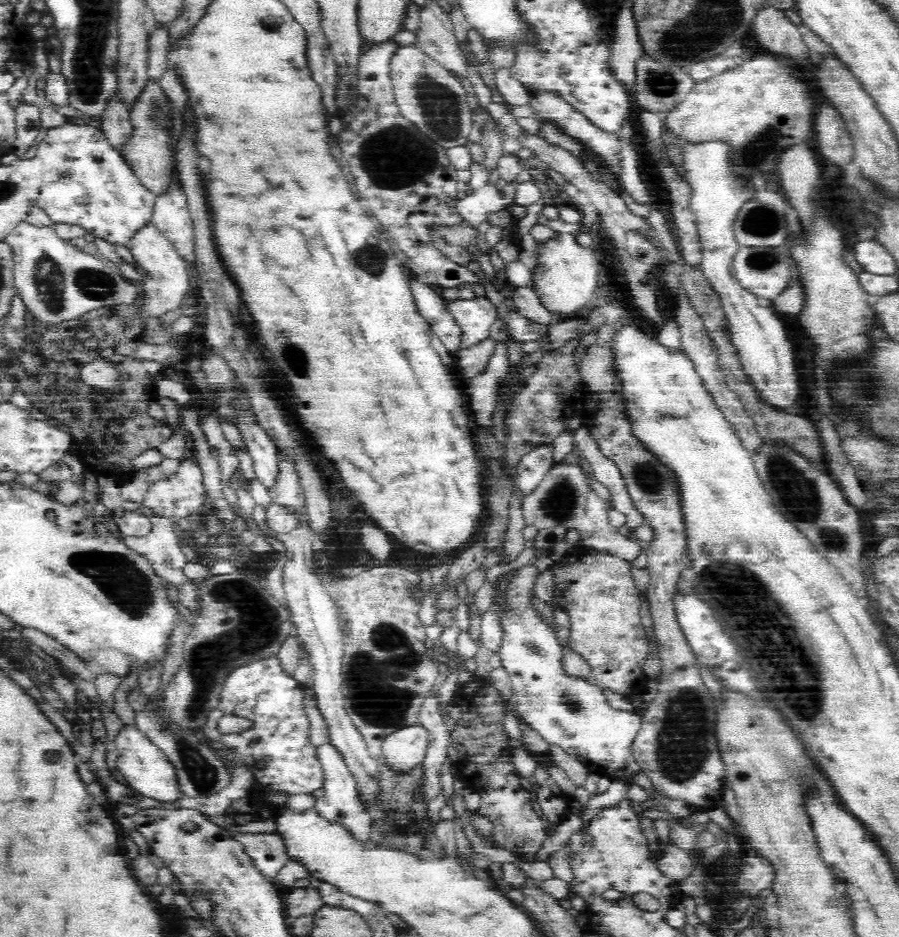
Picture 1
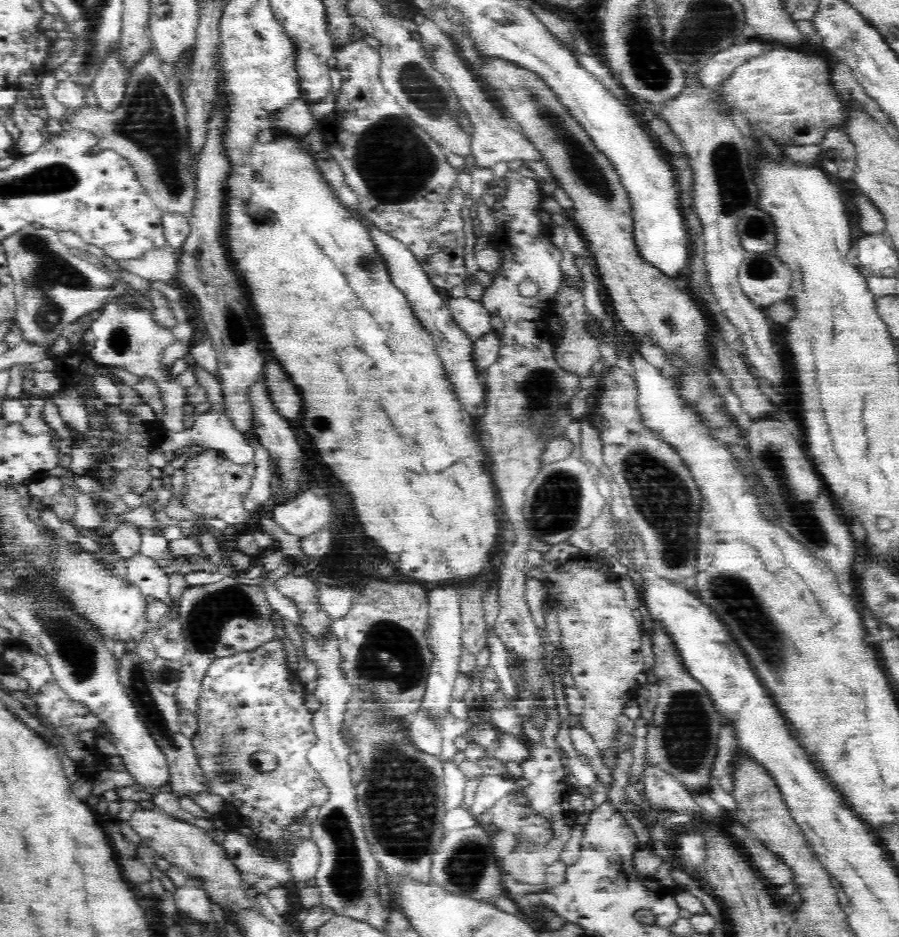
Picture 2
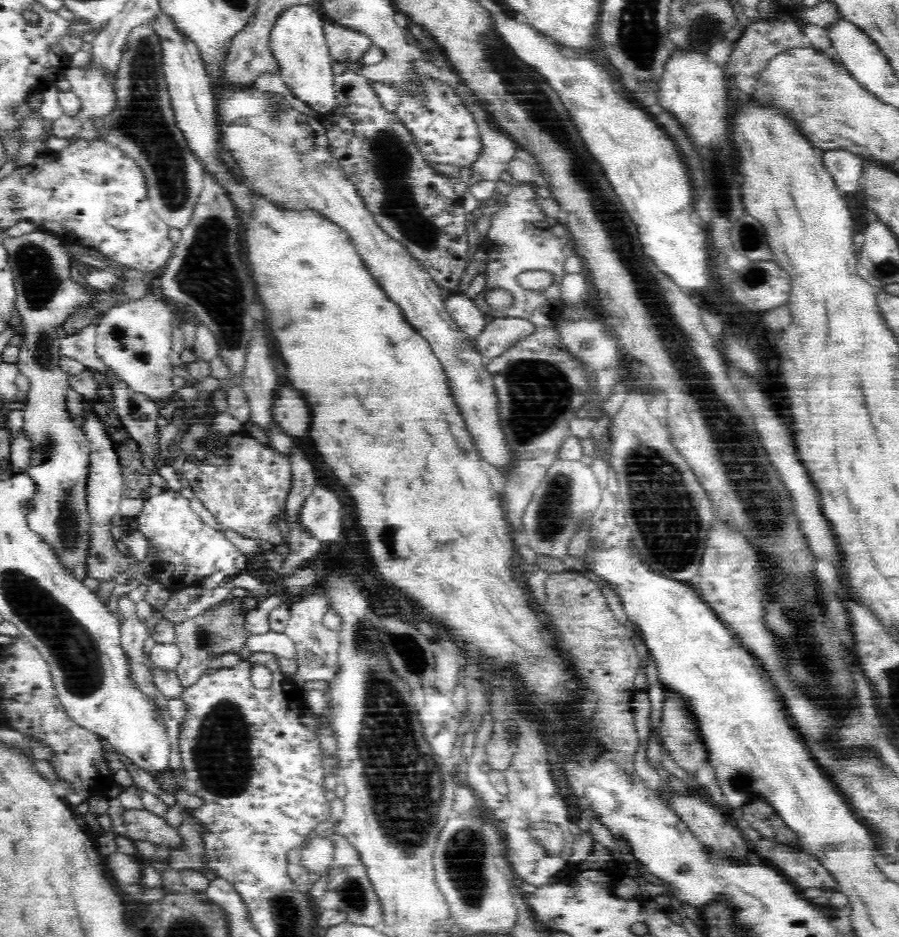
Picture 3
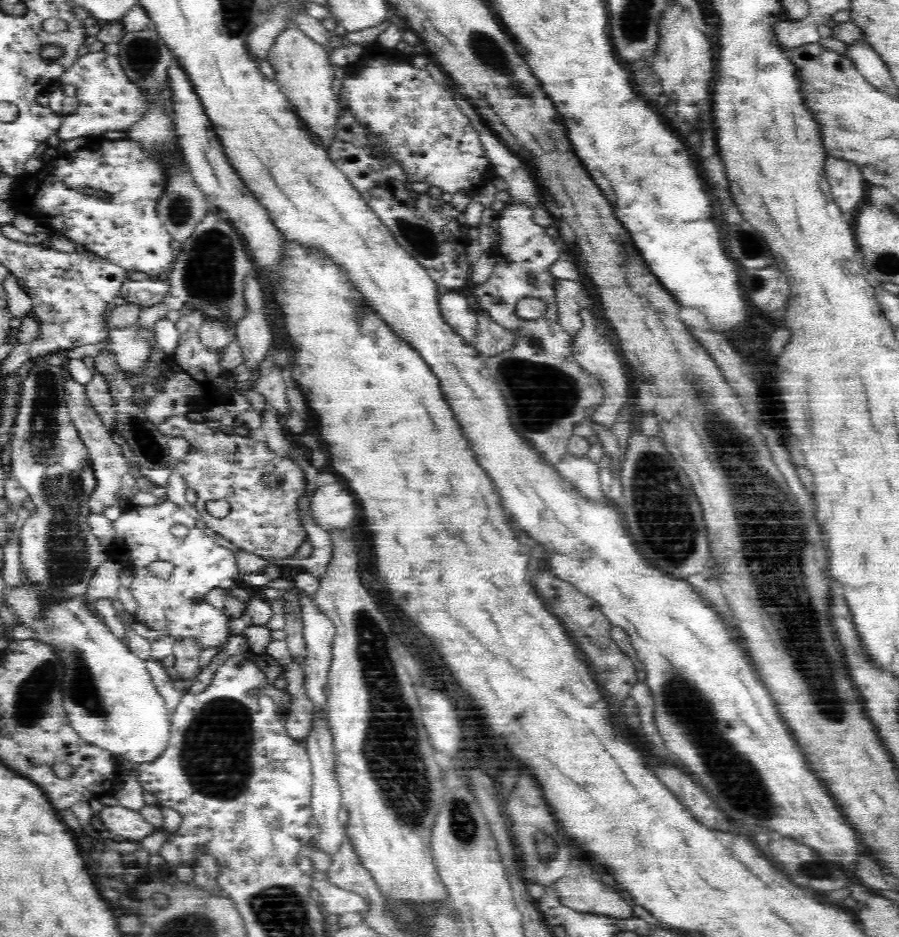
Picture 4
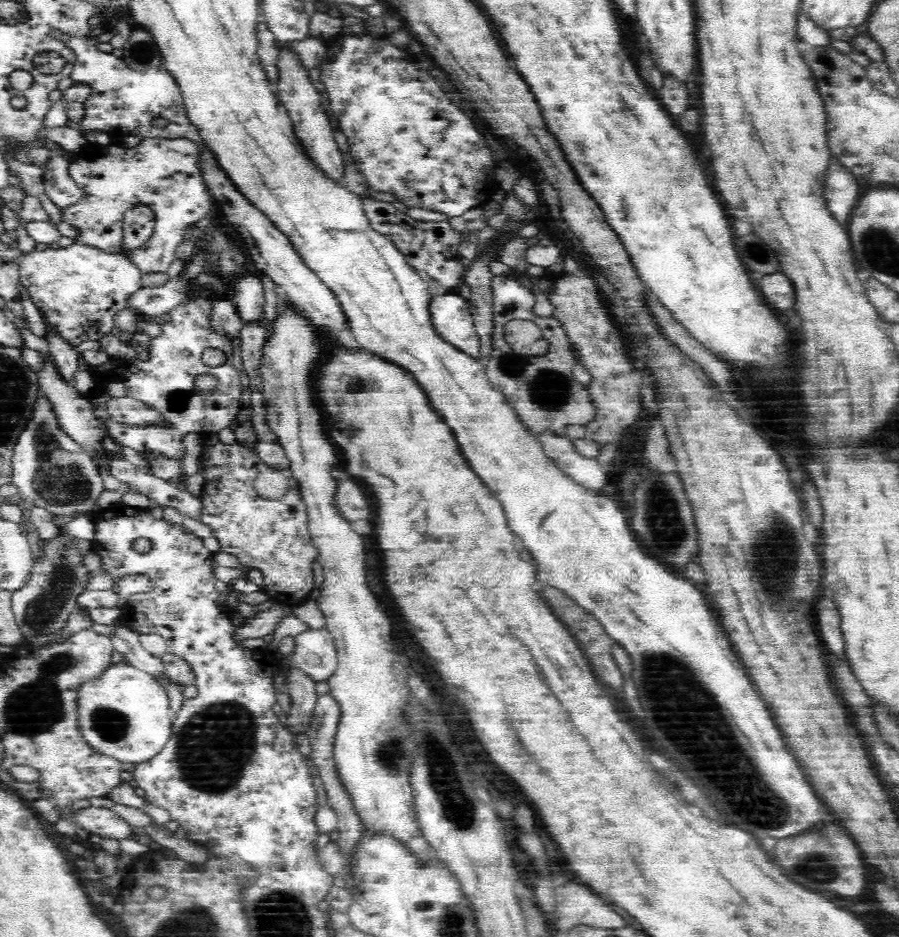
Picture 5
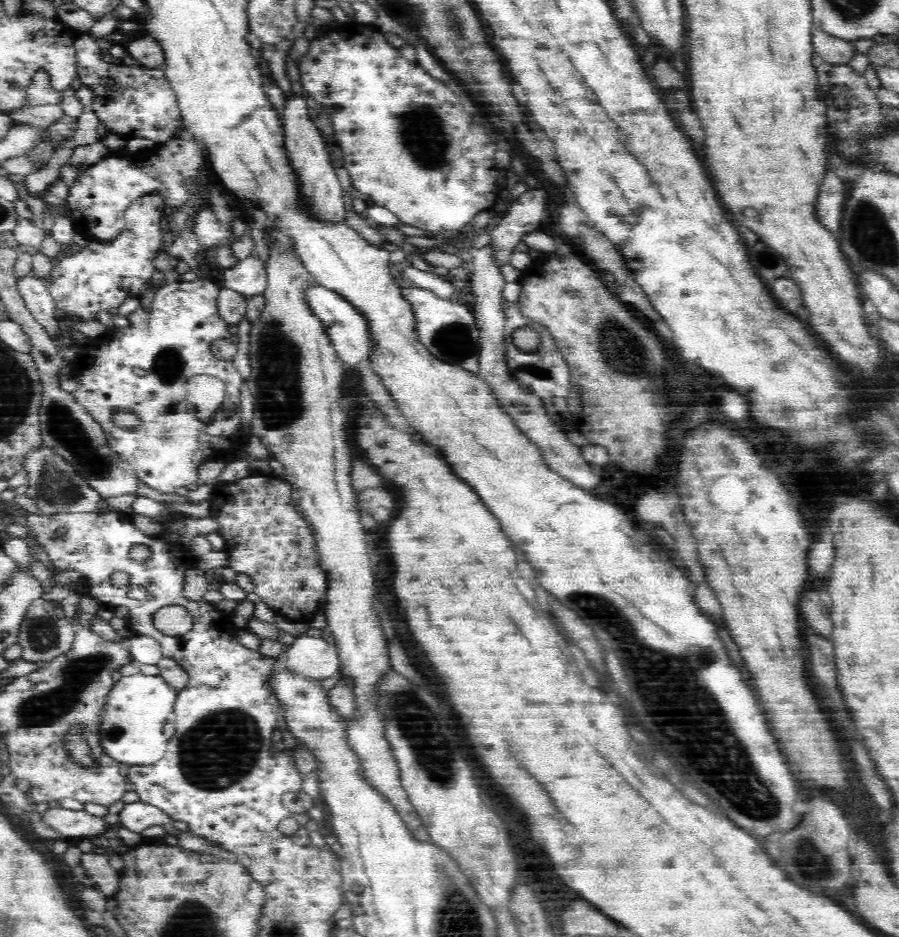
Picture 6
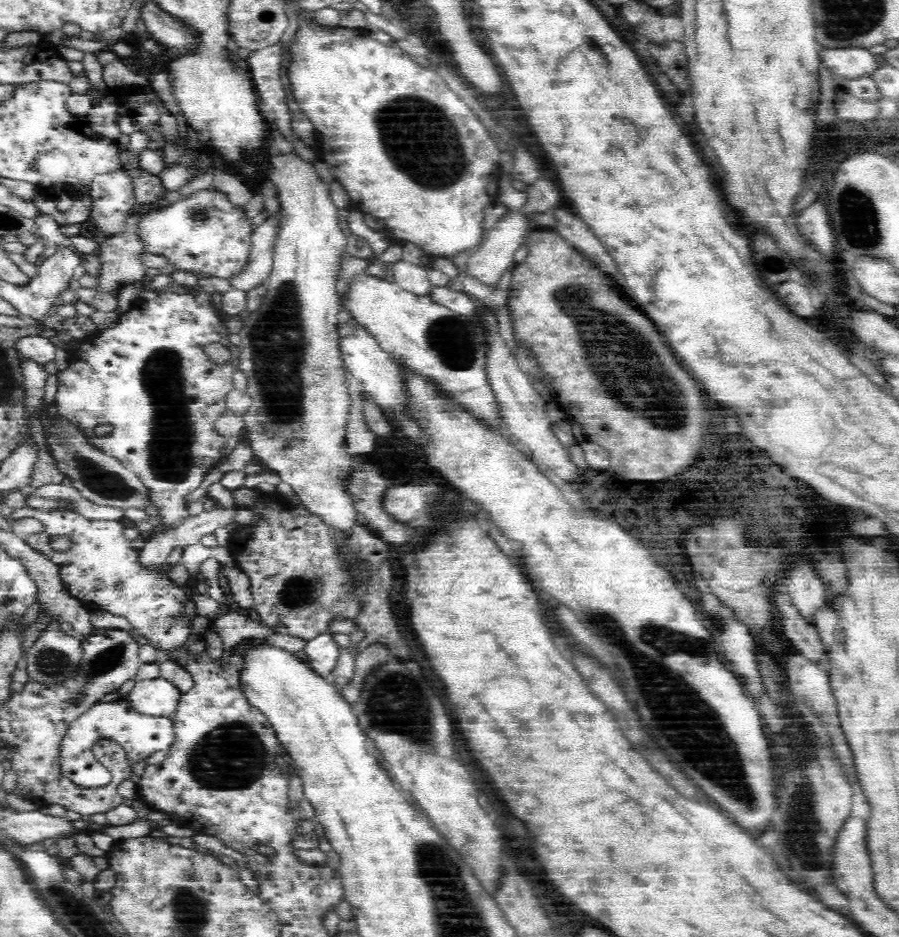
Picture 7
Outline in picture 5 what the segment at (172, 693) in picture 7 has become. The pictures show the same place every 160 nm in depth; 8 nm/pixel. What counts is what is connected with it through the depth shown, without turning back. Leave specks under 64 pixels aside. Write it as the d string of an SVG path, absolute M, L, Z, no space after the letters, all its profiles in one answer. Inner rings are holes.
M126 660L110 662L98 676L82 680L75 687L74 698L80 736L104 756L122 762L146 762L164 748L172 734L174 717L164 687Z

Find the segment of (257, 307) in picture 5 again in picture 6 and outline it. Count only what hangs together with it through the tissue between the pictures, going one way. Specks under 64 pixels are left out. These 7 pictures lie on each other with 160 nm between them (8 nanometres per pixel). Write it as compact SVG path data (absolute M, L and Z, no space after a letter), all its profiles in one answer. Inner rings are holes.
M250 257L224 269L223 286L234 290L248 302L254 296L263 295L267 286L267 269L262 261Z

